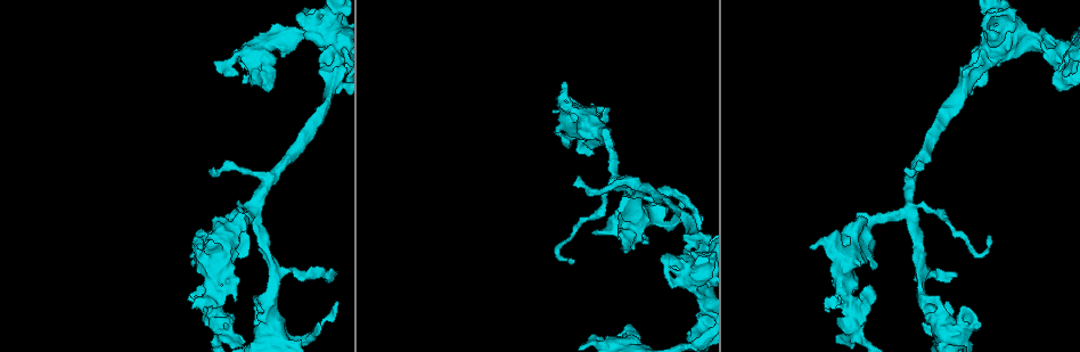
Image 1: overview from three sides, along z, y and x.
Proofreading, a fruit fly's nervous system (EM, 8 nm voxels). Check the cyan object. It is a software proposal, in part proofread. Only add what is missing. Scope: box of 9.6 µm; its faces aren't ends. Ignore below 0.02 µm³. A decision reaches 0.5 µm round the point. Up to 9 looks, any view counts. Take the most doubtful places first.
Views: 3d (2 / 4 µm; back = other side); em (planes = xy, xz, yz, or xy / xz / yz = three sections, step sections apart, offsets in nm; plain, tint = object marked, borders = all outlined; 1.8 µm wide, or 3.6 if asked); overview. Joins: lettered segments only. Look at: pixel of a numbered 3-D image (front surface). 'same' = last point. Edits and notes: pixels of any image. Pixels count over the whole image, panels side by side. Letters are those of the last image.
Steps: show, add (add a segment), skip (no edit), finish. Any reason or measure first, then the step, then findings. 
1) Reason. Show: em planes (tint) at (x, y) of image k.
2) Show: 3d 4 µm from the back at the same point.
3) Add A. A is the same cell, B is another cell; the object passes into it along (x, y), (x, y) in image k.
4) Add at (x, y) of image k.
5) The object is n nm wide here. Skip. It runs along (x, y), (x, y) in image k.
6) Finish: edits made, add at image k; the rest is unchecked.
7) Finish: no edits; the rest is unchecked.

Arms part here. Show: 3d 2 µm at (966, 84) of image 1.

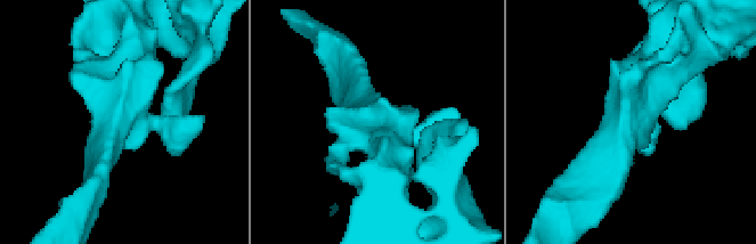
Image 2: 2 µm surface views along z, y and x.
3 arms meet here; the arms are 200, 200, 300 nm wide. Show: em xz step 4 (plain) at (376, 114) of image 2.

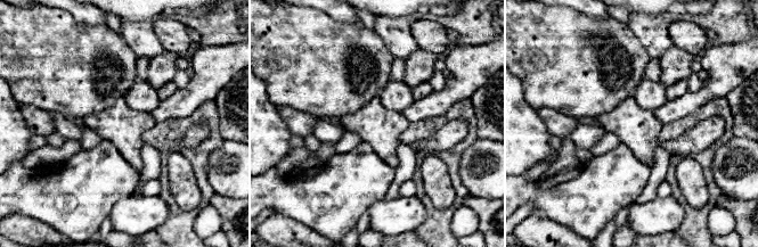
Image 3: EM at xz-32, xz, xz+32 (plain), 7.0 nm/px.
What lies round it. Show: em xz step 4 (borders) at the same point.

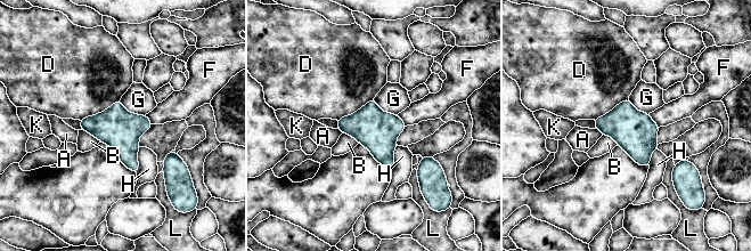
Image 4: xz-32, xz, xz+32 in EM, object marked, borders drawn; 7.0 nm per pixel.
Skip. A, B, D, F, G, H, K and L are other cells; a border runs along (120, 99), (128, 111), (145, 115) in image 4; no lettered segment goes on from it.

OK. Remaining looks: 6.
Sudden change in width. Show: em xy step 16 (tint) at (928, 305) of image 1.

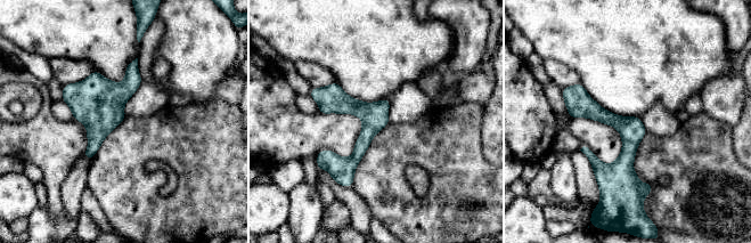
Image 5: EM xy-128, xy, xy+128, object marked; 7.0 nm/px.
Another direction. Show: em planes (borders) at the same point.

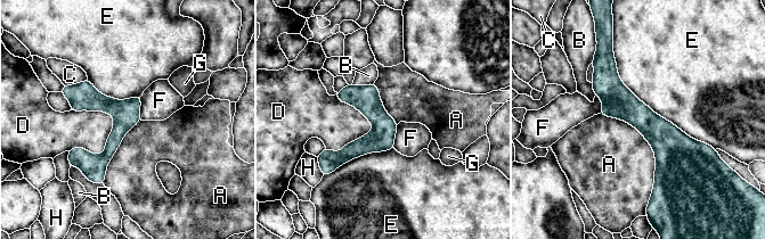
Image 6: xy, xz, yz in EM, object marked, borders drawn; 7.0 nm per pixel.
The object is 180 nm wide here; the longest contact is with E, 1000 nm. Skip. A, B, C, D, E, F, G and H are other cells; no lettered segment goes on from it.

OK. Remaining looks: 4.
An open end. Show: em 3.6 µm planes (plain) at (839, 297) of image 1.

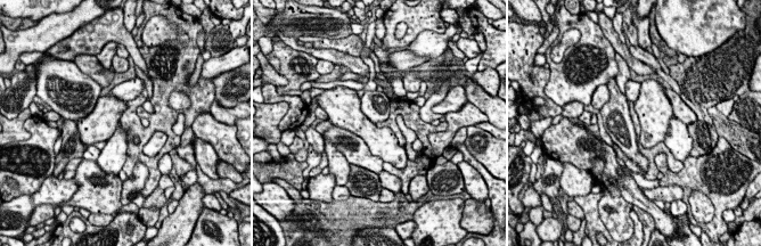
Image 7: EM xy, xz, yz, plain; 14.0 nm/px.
What lies round it. Show: em 3.6 µm planes (borders) at the same point.

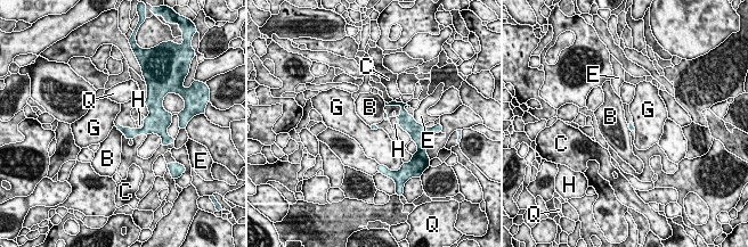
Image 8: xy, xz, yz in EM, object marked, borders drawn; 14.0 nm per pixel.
Skip. B, C, E, G, H and Q are other cells; a border runs along (115, 126), (123, 133) in image 8; none of them fits.

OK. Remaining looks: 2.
Tapers out. Show: 3d 4 µm from the back at (700, 227) of image 1.

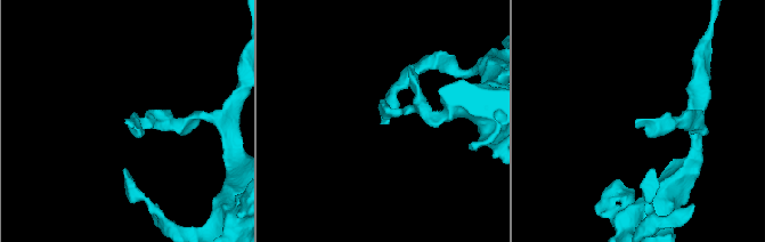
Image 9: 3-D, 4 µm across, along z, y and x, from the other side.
Show: em xy step 16 (borders) at (385, 122) of image 9.

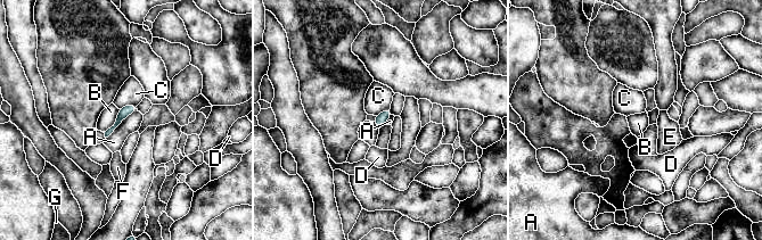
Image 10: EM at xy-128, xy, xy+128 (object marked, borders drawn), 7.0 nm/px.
The longest contact is with A, 300 nm. Skip. A, B, C, D, E, F and G are other cells; a border runs along (120, 109), (116, 121), (104, 132) in image 10; none of them fits.

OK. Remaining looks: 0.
Finish: no edits; the rest is unchecked.

